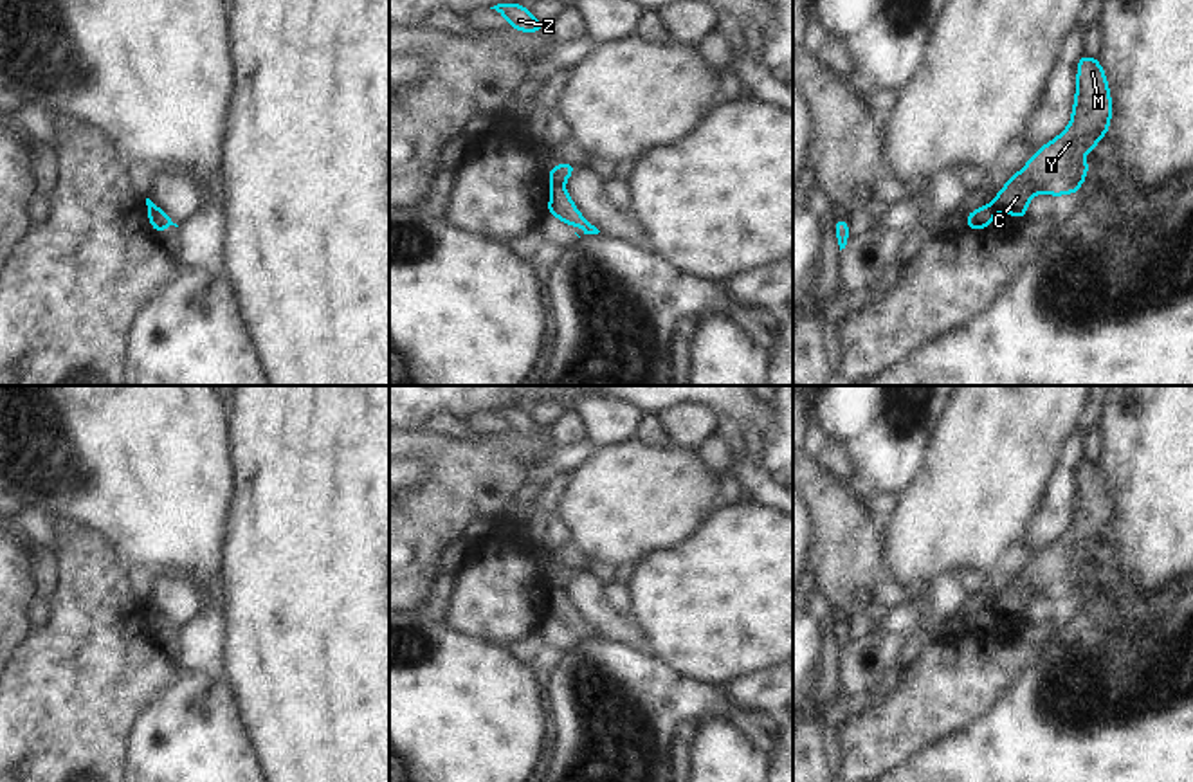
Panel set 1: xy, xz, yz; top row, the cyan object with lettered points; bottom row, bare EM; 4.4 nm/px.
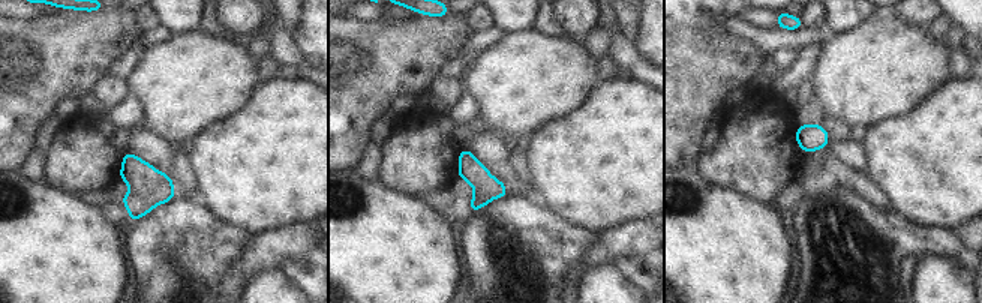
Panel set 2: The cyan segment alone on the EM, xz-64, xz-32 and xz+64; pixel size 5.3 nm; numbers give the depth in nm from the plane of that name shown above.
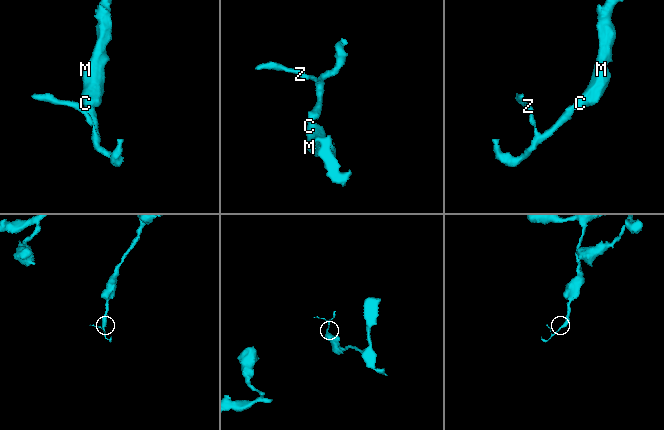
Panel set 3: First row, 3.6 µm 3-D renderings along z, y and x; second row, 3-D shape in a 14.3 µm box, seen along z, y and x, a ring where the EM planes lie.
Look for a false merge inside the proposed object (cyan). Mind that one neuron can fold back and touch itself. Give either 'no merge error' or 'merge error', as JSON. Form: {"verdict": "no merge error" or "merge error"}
{"verdict": "merge error"}

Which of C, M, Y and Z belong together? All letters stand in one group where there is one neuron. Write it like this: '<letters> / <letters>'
C M Y / Z

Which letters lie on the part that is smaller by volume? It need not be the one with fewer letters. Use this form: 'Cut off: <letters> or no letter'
Cut off: Z

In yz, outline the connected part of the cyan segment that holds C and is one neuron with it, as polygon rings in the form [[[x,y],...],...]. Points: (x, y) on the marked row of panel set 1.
[[[1083,54],[1076,70],[1076,95],[1069,126],[1036,150],[995,195],[991,204],[998,213],[1024,220],[1036,193],[1051,196],[1079,193],[1090,168],[1090,157],[1083,162],[1079,151],[1085,150],[1092,155],[1096,144],[1108,133],[1112,97],[1097,56]]]

